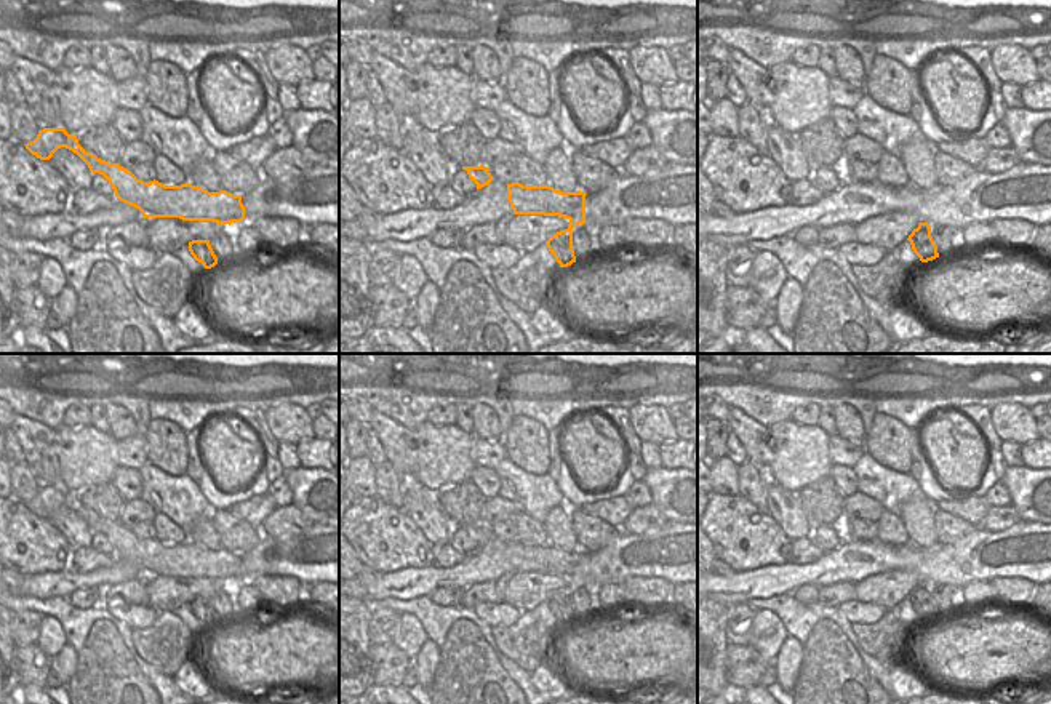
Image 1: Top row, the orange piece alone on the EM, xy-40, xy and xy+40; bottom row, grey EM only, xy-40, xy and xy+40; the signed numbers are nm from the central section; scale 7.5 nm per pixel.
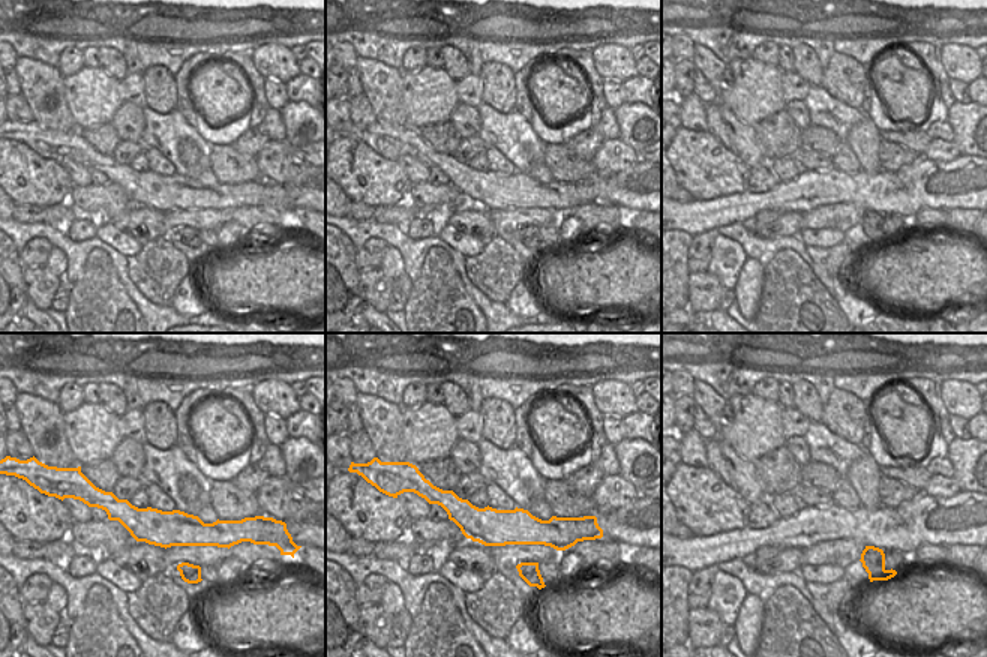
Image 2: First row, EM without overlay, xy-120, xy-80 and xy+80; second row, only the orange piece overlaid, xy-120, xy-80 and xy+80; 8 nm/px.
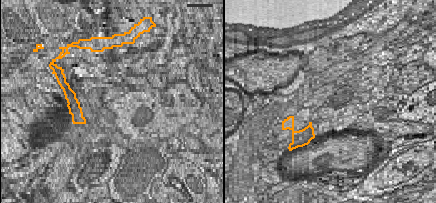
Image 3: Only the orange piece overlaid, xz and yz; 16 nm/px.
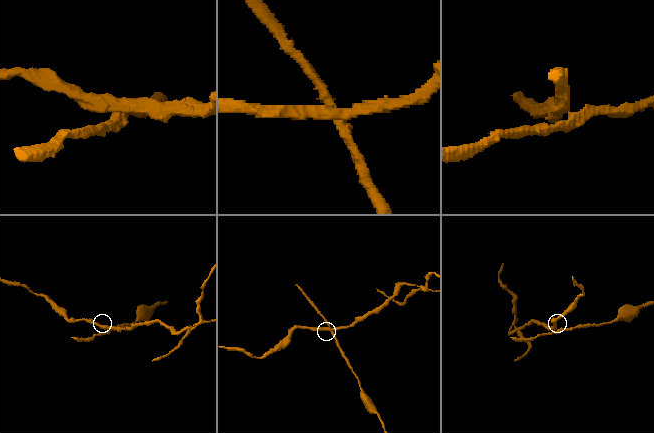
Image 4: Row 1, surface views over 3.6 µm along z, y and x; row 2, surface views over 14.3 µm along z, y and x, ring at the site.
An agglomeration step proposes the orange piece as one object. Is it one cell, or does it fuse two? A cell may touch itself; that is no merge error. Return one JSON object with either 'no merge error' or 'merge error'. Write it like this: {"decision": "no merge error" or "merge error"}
{"decision": "merge error"}

